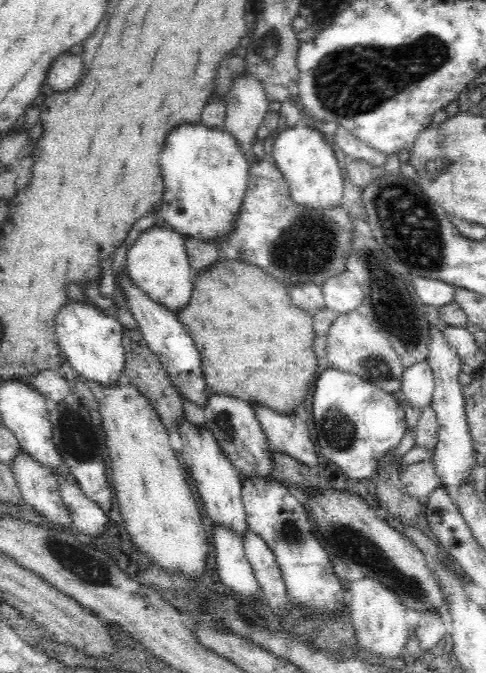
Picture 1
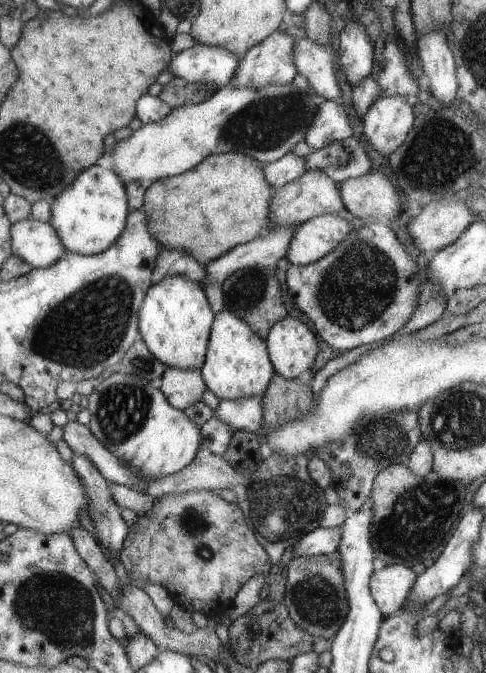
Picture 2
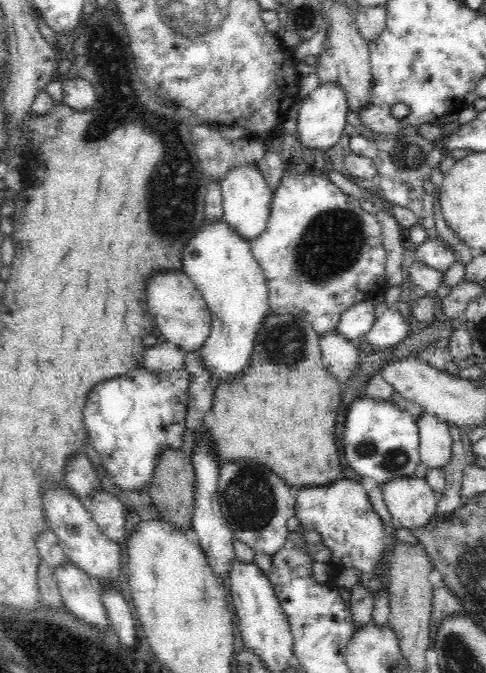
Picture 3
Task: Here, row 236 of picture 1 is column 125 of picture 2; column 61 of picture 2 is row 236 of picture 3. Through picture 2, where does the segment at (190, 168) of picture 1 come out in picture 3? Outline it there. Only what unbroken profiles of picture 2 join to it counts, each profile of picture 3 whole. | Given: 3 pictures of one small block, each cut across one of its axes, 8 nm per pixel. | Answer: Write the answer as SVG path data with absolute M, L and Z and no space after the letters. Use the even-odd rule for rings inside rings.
M204 220L200 230L186 242L182 250L182 272L200 290L208 312L212 314L212 330L204 346L198 350L202 368L216 386L232 384L244 376L254 350L254 340L264 318L270 312L268 280L264 270L252 256L252 246L220 220Z

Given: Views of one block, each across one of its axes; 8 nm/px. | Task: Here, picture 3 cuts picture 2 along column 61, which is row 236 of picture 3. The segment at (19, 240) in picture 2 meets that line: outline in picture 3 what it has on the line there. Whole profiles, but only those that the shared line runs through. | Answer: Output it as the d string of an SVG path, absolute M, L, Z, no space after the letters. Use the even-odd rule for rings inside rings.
M242 164L222 178L222 206L224 206L224 222L234 230L238 236L246 238L248 242L256 240L264 228L268 228L268 218L272 212L272 198L274 192L266 184L262 172L256 164Z

